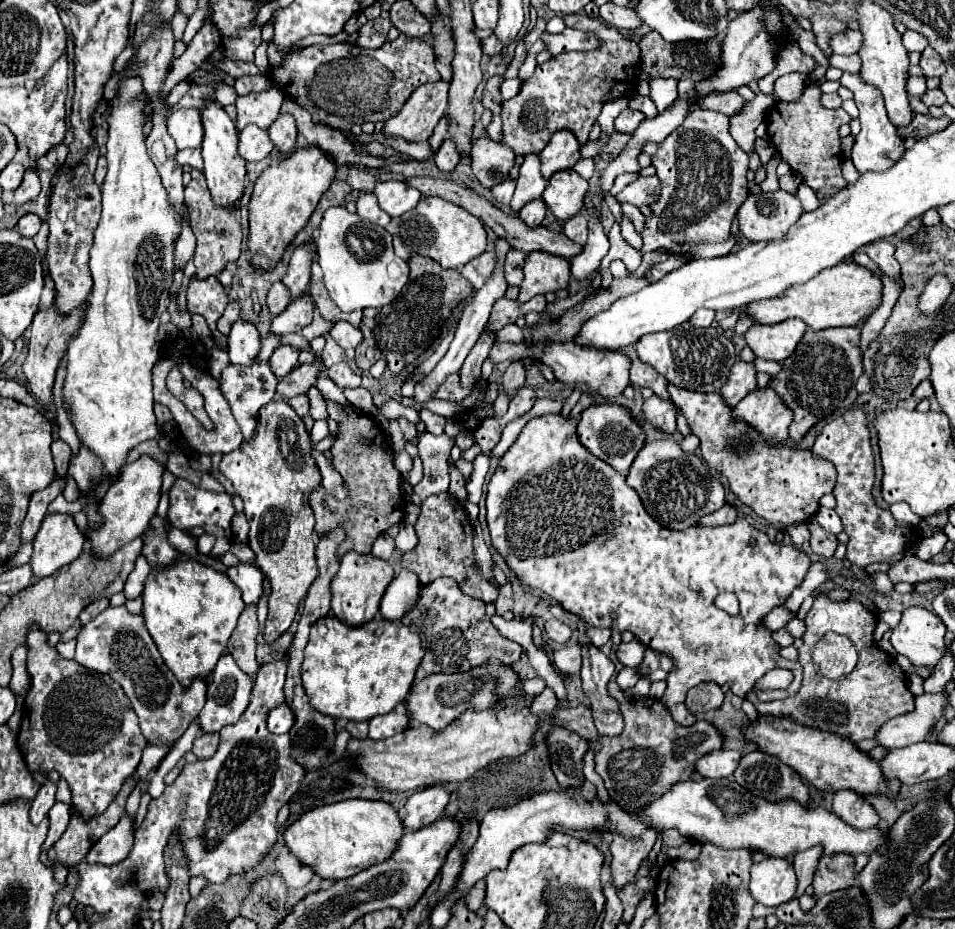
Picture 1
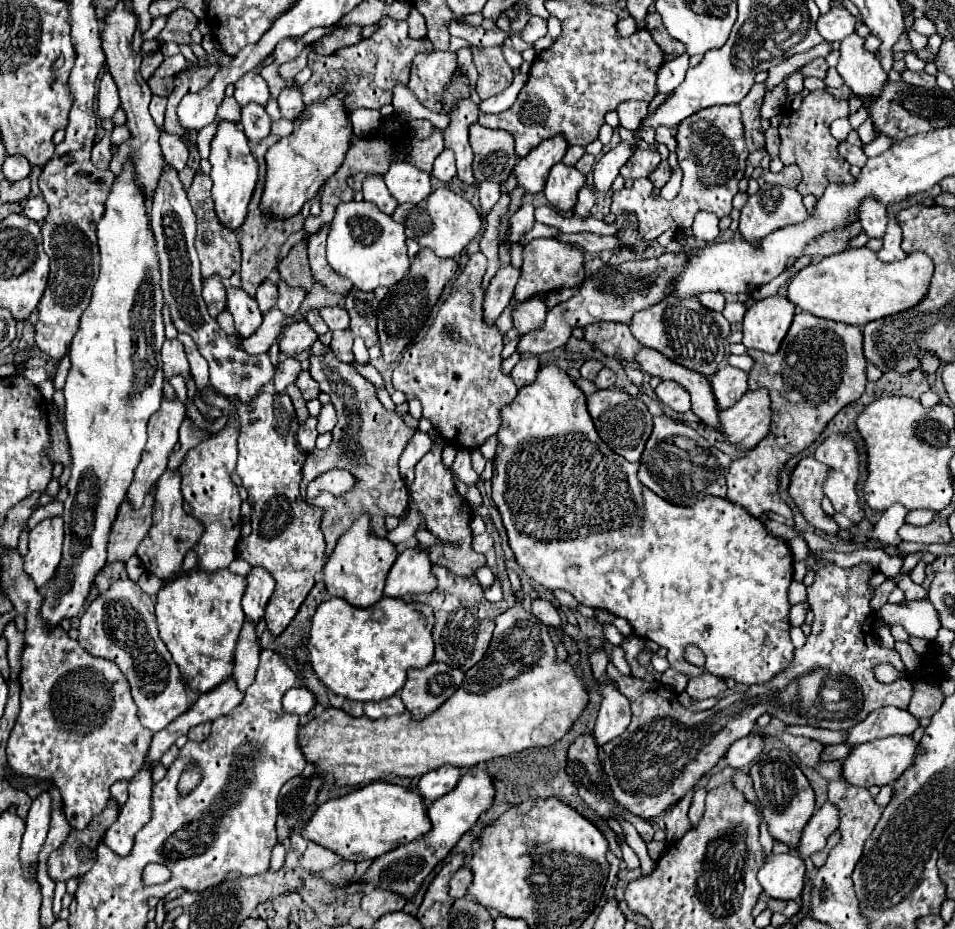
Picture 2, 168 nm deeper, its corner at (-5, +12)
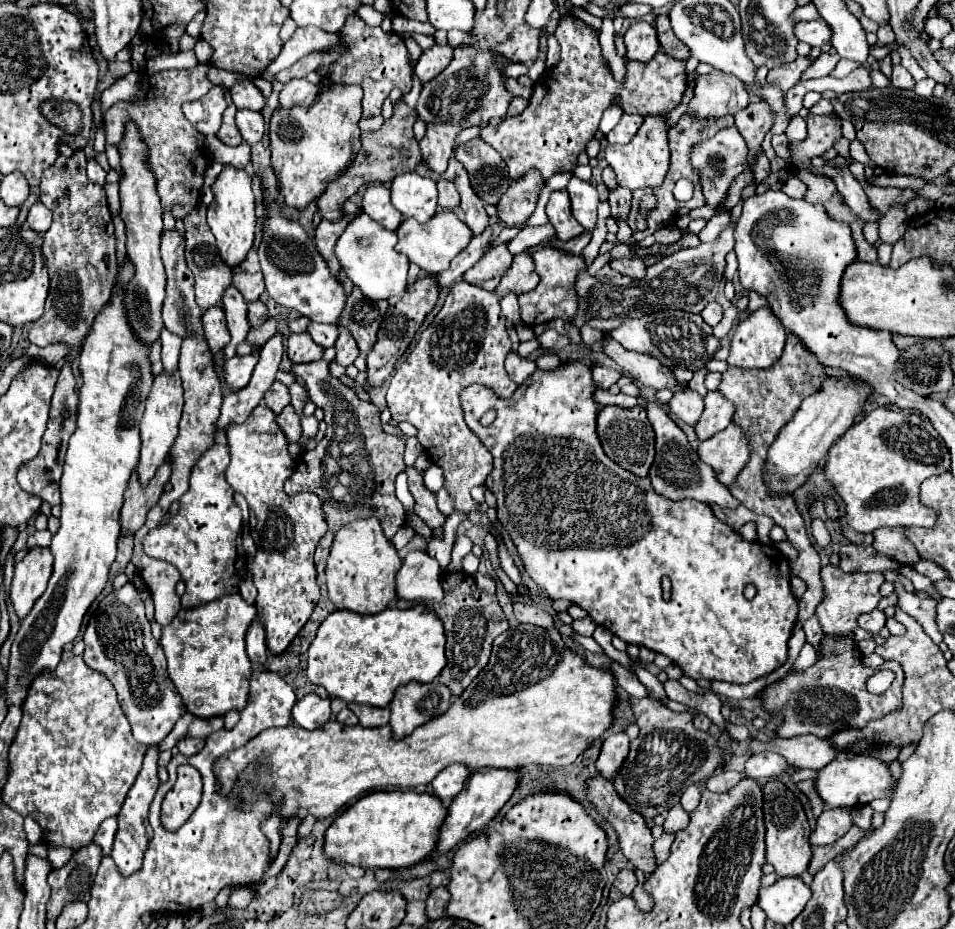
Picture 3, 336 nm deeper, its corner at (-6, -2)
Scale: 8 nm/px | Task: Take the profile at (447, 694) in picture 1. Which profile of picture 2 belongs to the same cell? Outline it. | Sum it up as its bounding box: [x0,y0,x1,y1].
[399,662,463,720]

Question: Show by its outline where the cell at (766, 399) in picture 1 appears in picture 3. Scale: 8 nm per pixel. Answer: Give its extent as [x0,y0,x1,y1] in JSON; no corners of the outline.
[698,422,750,486]

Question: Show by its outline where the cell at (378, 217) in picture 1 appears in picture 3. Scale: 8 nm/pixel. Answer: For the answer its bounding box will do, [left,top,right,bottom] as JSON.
[362,184,402,230]

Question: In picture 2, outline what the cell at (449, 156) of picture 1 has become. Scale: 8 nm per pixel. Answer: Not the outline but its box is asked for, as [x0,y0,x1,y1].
[431,150,455,182]

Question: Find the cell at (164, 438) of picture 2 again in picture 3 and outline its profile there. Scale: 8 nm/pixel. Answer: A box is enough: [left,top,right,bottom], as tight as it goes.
[136,372,182,486]

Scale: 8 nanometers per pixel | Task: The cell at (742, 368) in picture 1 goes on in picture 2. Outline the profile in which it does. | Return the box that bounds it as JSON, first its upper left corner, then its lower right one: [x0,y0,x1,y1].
[711,366,747,410]

